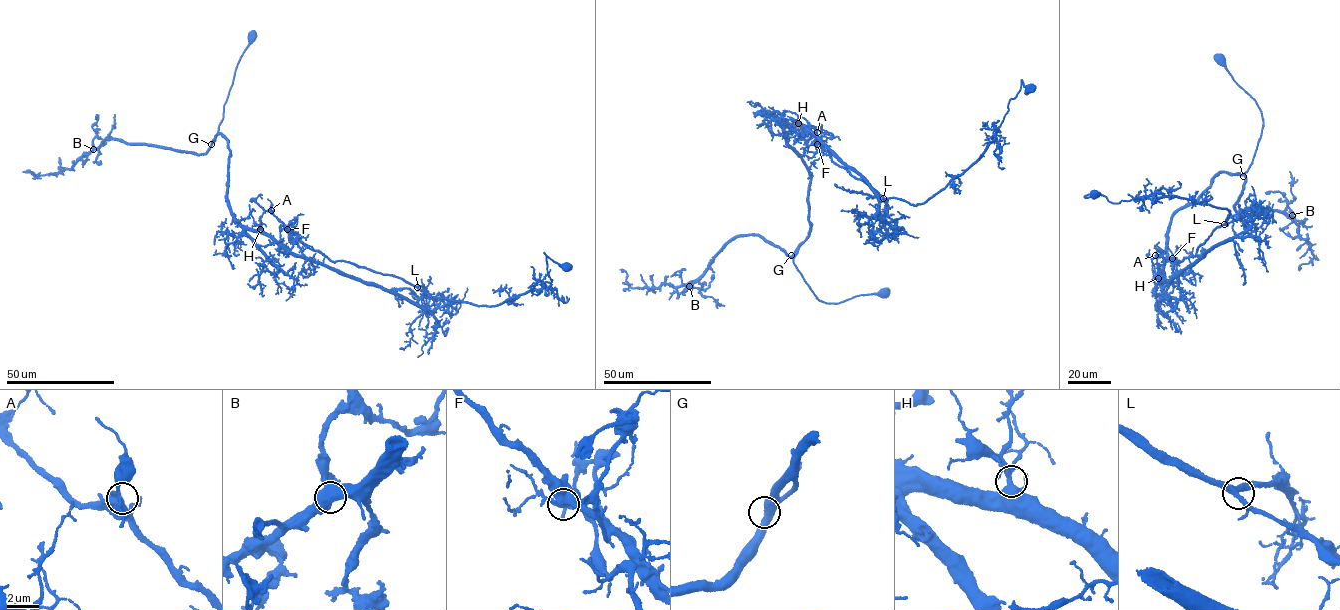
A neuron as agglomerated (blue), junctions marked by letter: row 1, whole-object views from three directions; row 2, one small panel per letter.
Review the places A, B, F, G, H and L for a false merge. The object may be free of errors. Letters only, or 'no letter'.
F

